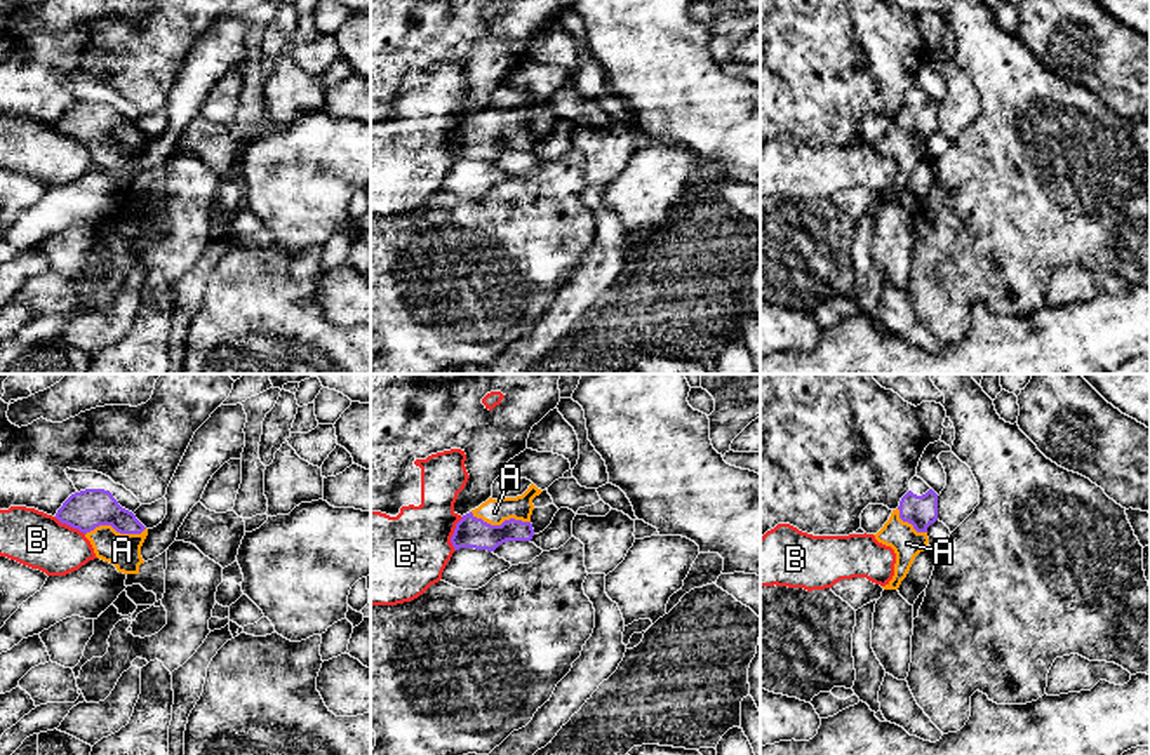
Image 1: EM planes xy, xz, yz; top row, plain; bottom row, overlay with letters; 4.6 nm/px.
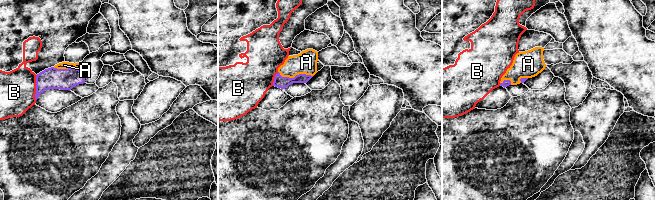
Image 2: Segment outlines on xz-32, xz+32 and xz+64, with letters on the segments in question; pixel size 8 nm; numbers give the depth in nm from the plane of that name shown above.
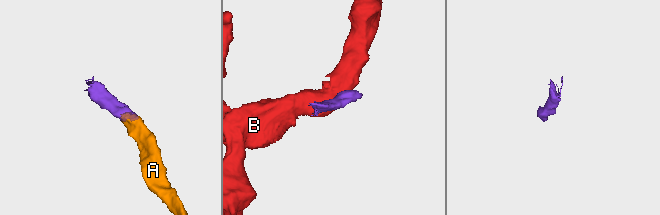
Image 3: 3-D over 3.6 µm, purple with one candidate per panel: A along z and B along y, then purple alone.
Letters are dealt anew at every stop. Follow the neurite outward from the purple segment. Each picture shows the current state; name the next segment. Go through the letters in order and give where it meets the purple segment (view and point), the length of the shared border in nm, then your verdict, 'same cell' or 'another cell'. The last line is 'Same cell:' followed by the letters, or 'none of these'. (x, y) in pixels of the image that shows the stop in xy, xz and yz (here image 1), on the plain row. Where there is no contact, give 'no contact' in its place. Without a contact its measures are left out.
A: xz (501, 134) | 280 nm | same cell
B: xz (453, 145) | 170 nm | another cell
Same cell: A

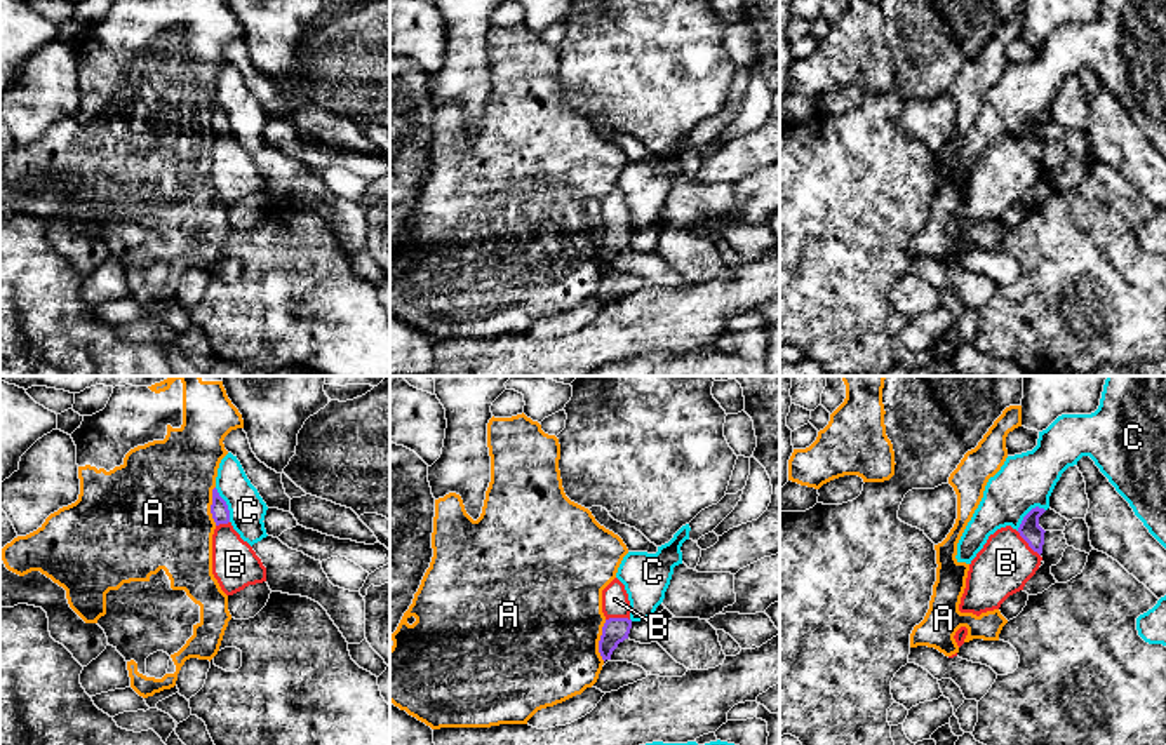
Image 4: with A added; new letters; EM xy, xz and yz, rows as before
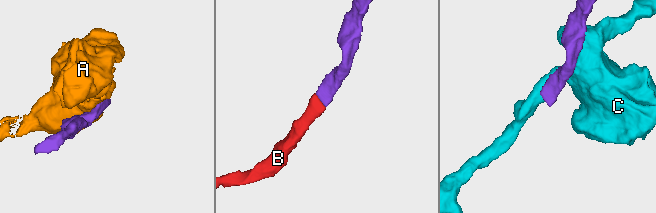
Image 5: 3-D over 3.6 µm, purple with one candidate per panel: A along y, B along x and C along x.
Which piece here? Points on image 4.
A: xz (599, 251) | 190 nm | another cell
B: yz (1027, 152) | 160 nm | same cell
C: yz (1027, 124) | 170 nm | another cell
Same cell: B

